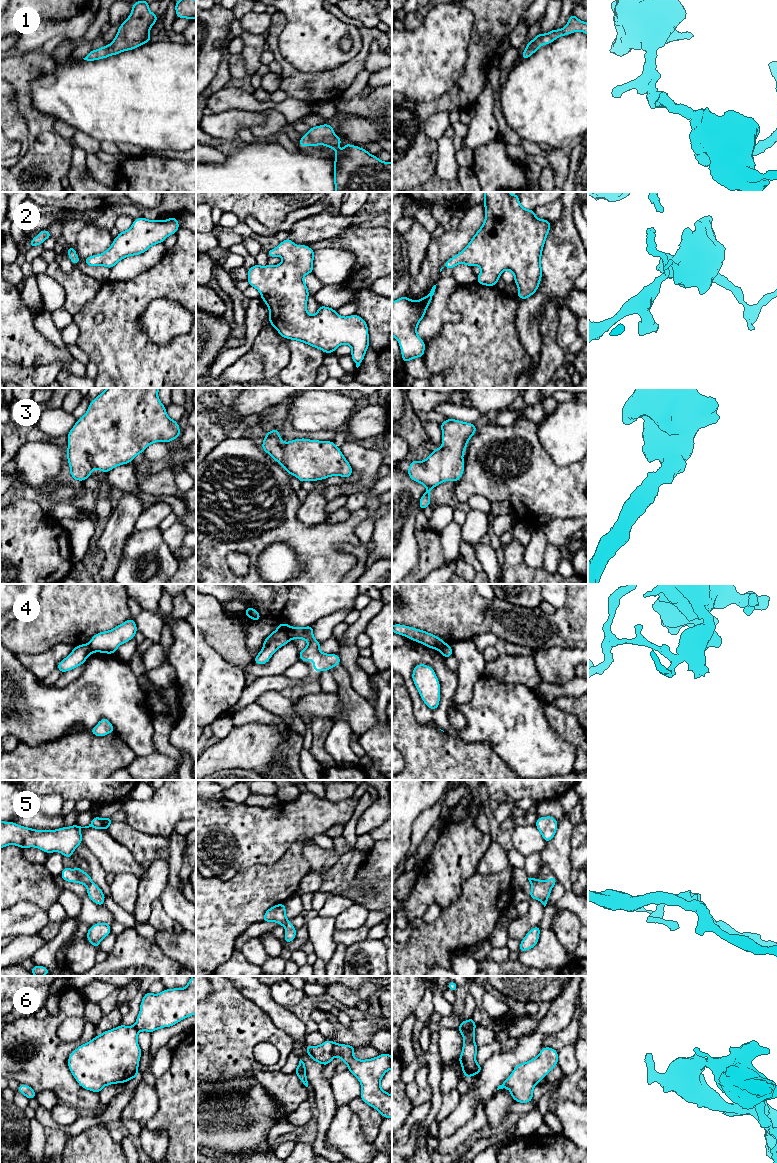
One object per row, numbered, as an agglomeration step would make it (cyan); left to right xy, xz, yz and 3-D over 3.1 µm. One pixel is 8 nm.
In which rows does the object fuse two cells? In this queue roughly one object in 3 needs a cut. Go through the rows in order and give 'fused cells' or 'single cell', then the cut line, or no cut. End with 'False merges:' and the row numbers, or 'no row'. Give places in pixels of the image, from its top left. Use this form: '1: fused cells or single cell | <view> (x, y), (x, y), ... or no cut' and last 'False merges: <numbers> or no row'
1: single cell | no cut
2: single cell | no cut
3: single cell | no cut
4: fused cells | xz (279, 626), (290, 639)
5: fused cells | xy (92, 882), (87, 886)
6: fused cells | yz (460, 1025), (464, 1028), (474, 1028)
False merges: 4, 5, 6

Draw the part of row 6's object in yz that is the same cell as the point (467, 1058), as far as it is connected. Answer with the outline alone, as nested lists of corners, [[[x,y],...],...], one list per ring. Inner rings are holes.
[[[461,1026],[457,1029],[463,1036],[462,1053],[458,1059],[461,1063],[463,1075],[467,1078],[475,1076],[482,1070],[482,1065],[476,1062],[478,1046],[475,1044],[475,1028],[464,1029]]]

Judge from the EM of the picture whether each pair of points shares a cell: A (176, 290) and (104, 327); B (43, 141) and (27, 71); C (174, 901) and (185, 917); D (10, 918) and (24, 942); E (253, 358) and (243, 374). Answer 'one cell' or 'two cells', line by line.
A: one cell
B: one cell
C: one cell
D: two cells
E: one cell

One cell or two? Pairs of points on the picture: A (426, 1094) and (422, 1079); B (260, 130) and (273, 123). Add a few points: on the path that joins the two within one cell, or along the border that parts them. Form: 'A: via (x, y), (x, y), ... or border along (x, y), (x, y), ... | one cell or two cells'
A: via (425, 1090), (423, 1083) | one cell
B: via (263, 130), (270, 126) | one cell

